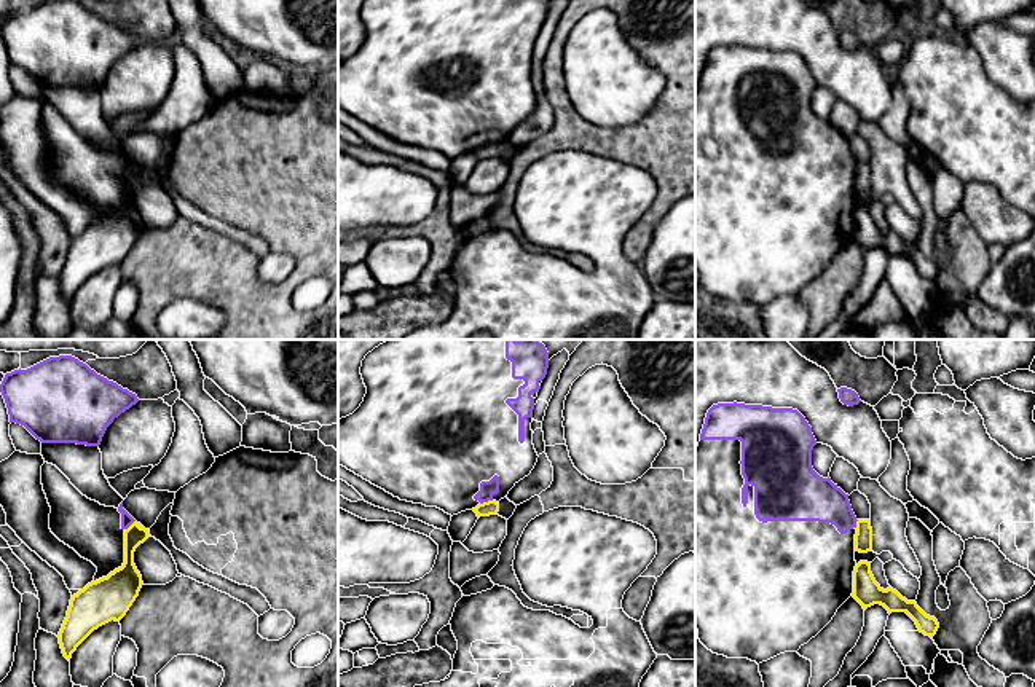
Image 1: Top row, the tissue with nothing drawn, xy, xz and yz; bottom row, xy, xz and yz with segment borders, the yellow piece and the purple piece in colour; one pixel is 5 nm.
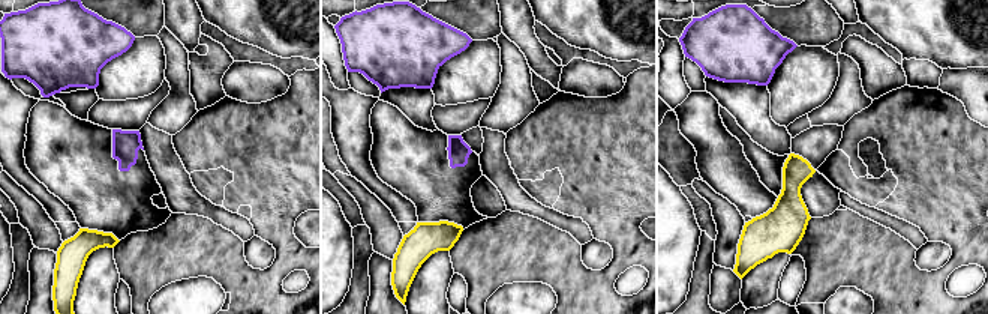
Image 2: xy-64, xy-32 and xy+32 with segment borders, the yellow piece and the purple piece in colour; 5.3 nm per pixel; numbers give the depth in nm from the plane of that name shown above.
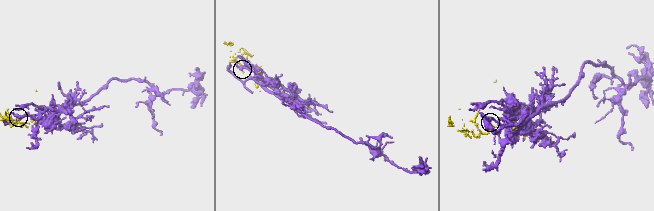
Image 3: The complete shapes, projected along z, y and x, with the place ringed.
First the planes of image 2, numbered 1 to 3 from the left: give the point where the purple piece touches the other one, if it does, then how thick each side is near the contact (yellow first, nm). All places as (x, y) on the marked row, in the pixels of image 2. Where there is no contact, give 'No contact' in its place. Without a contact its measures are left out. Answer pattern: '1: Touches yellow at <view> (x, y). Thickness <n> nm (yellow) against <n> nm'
1: No contact
2: No contact
3: No contact

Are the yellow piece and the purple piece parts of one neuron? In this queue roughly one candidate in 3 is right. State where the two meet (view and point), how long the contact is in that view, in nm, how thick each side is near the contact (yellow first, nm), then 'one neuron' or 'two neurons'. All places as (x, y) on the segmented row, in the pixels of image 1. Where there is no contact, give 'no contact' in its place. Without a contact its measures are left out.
xz (485, 502) | 70 nm | 80/80 nm | two neurons

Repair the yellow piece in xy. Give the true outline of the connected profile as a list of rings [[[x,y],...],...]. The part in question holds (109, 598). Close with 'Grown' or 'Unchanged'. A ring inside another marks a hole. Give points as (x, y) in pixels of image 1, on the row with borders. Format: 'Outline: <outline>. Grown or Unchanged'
Outline: [[[134,521],[124,529],[124,563],[72,596],[67,617],[57,634],[64,657],[70,661],[77,647],[99,626],[120,622],[144,585],[134,564],[134,552],[150,537],[148,529]]]. Unchanged

